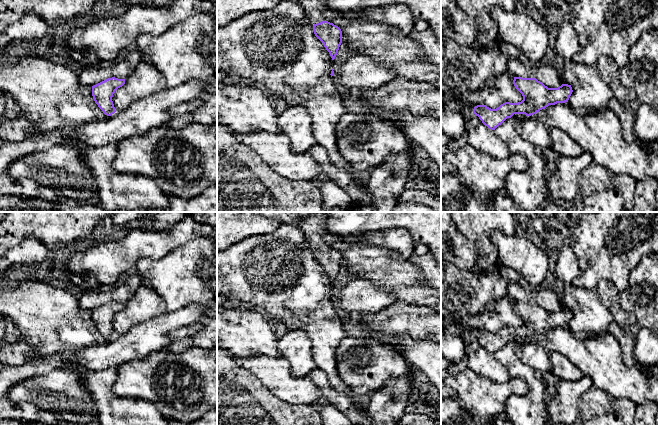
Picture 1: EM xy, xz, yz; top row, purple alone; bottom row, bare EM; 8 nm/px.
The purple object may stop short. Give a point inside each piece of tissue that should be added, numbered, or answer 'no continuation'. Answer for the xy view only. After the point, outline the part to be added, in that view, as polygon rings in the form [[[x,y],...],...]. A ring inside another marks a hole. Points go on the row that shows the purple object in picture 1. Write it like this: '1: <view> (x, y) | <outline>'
no continuation

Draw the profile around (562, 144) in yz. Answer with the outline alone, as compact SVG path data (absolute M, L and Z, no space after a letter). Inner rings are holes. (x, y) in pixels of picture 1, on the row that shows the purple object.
M548 127L549 136L552 141L554 152L565 157L577 157L584 153L584 149L565 132L556 128Z

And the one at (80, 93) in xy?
M38 52L35 57L21 57L16 62L0 62L0 93L12 97L21 109L14 118L0 119L0 138L5 142L16 143L55 129L76 128L108 117L95 103L92 87L79 82L78 69L71 62L47 53Z

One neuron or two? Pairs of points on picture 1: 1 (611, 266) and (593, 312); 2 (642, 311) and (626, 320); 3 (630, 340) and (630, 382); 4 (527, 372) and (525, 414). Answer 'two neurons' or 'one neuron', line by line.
1: two neurons
2: two neurons
3: two neurons
4: one neuron

